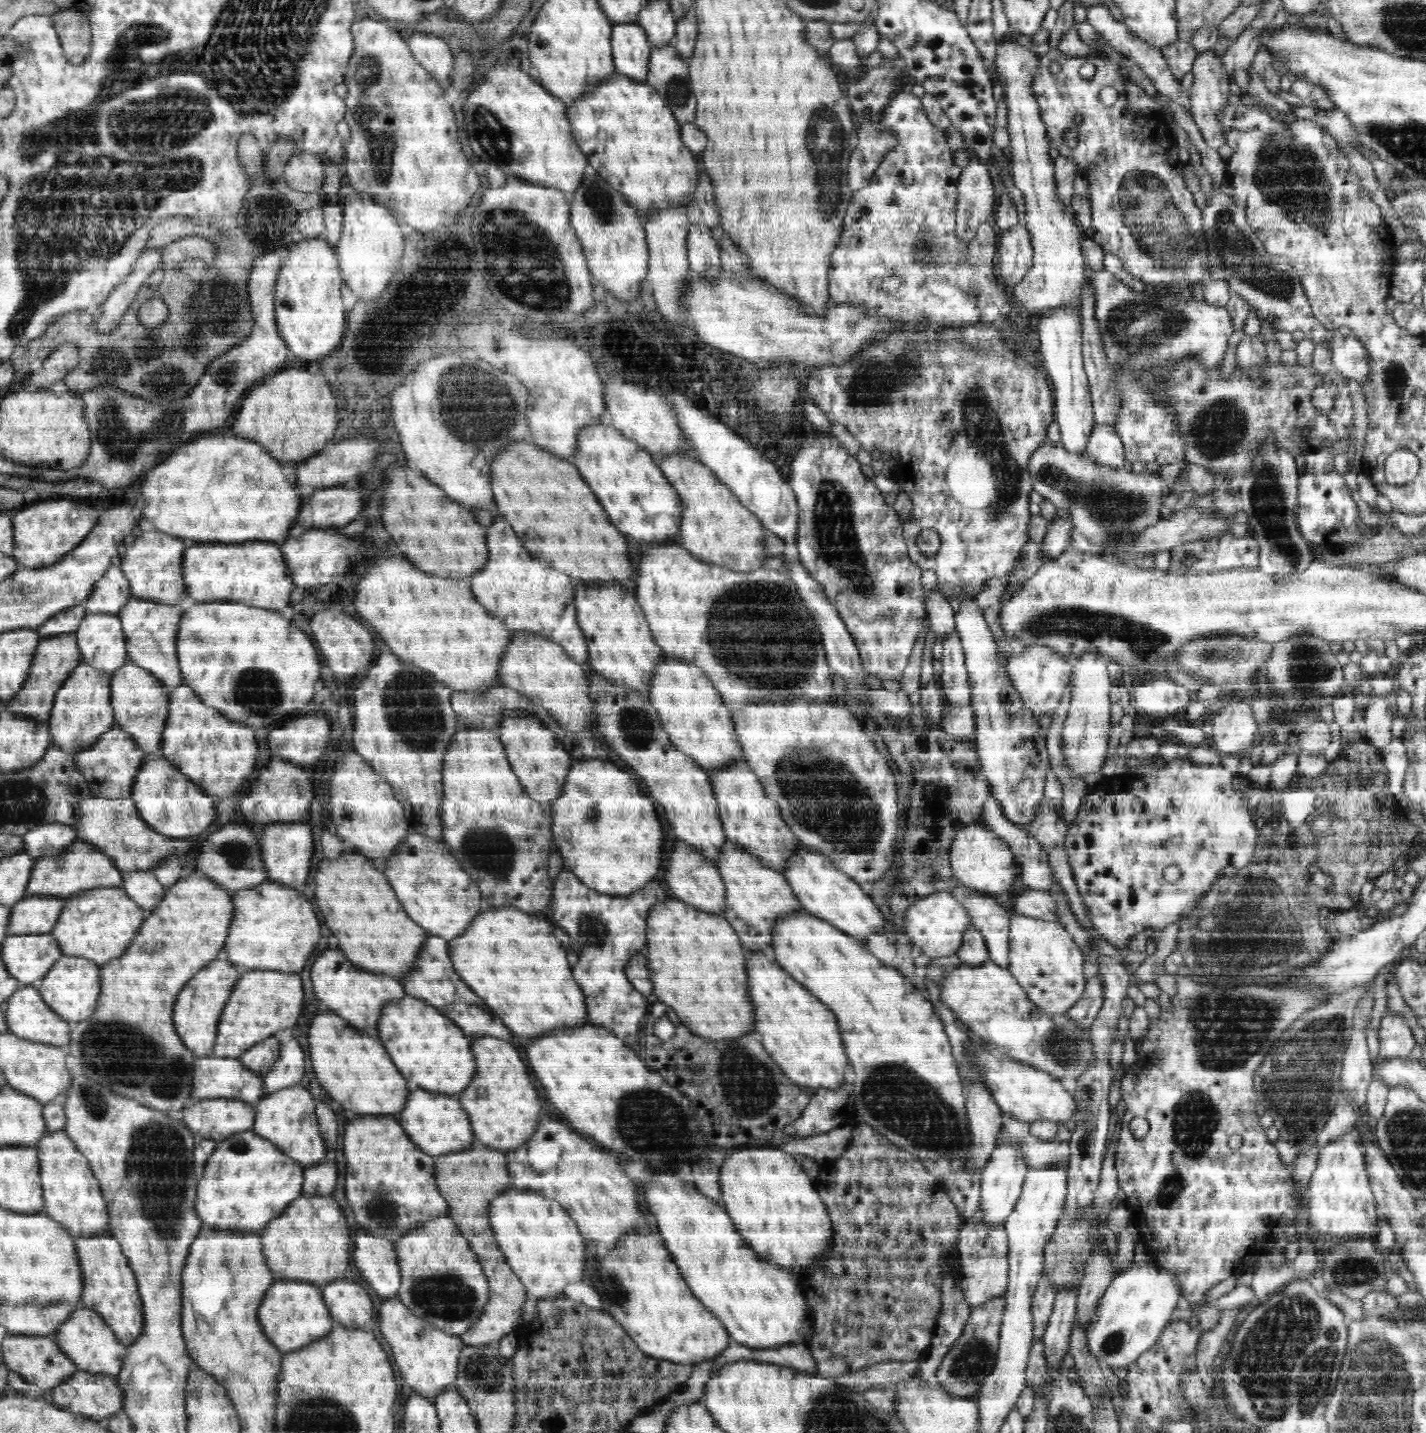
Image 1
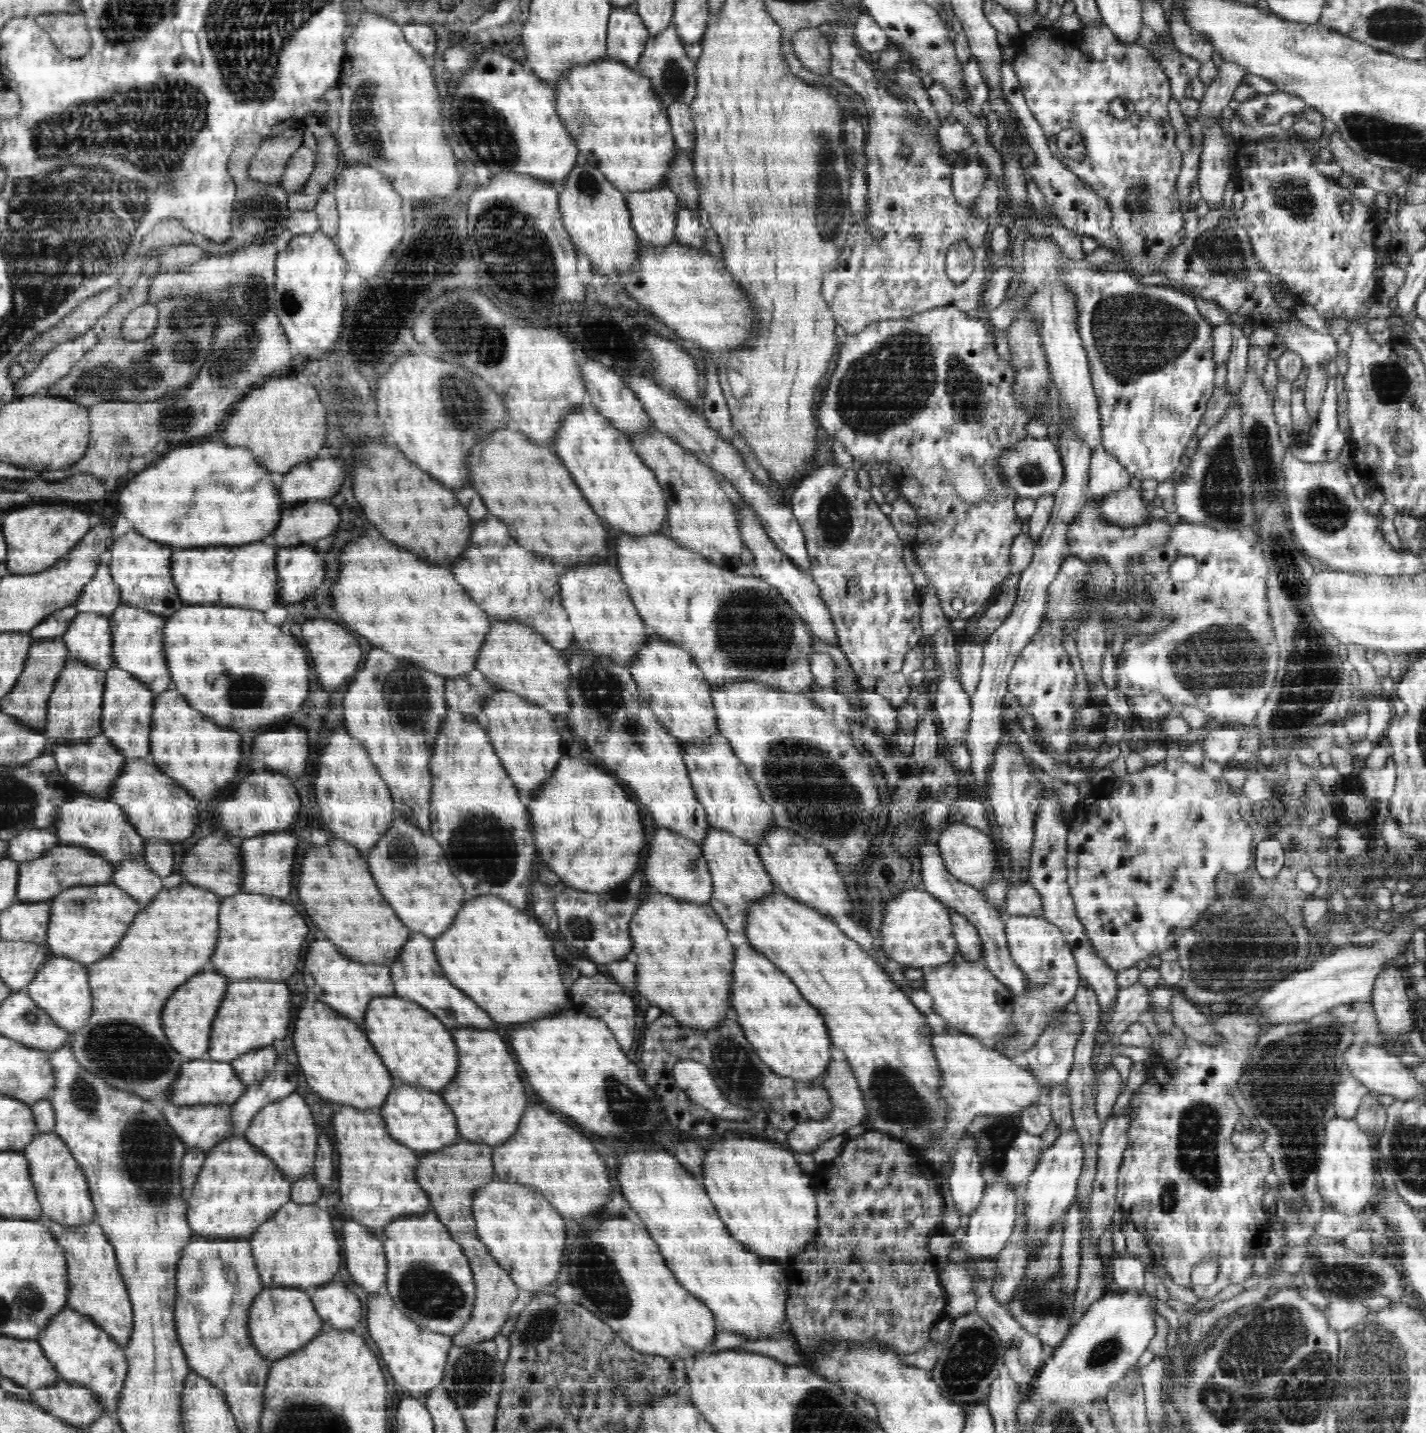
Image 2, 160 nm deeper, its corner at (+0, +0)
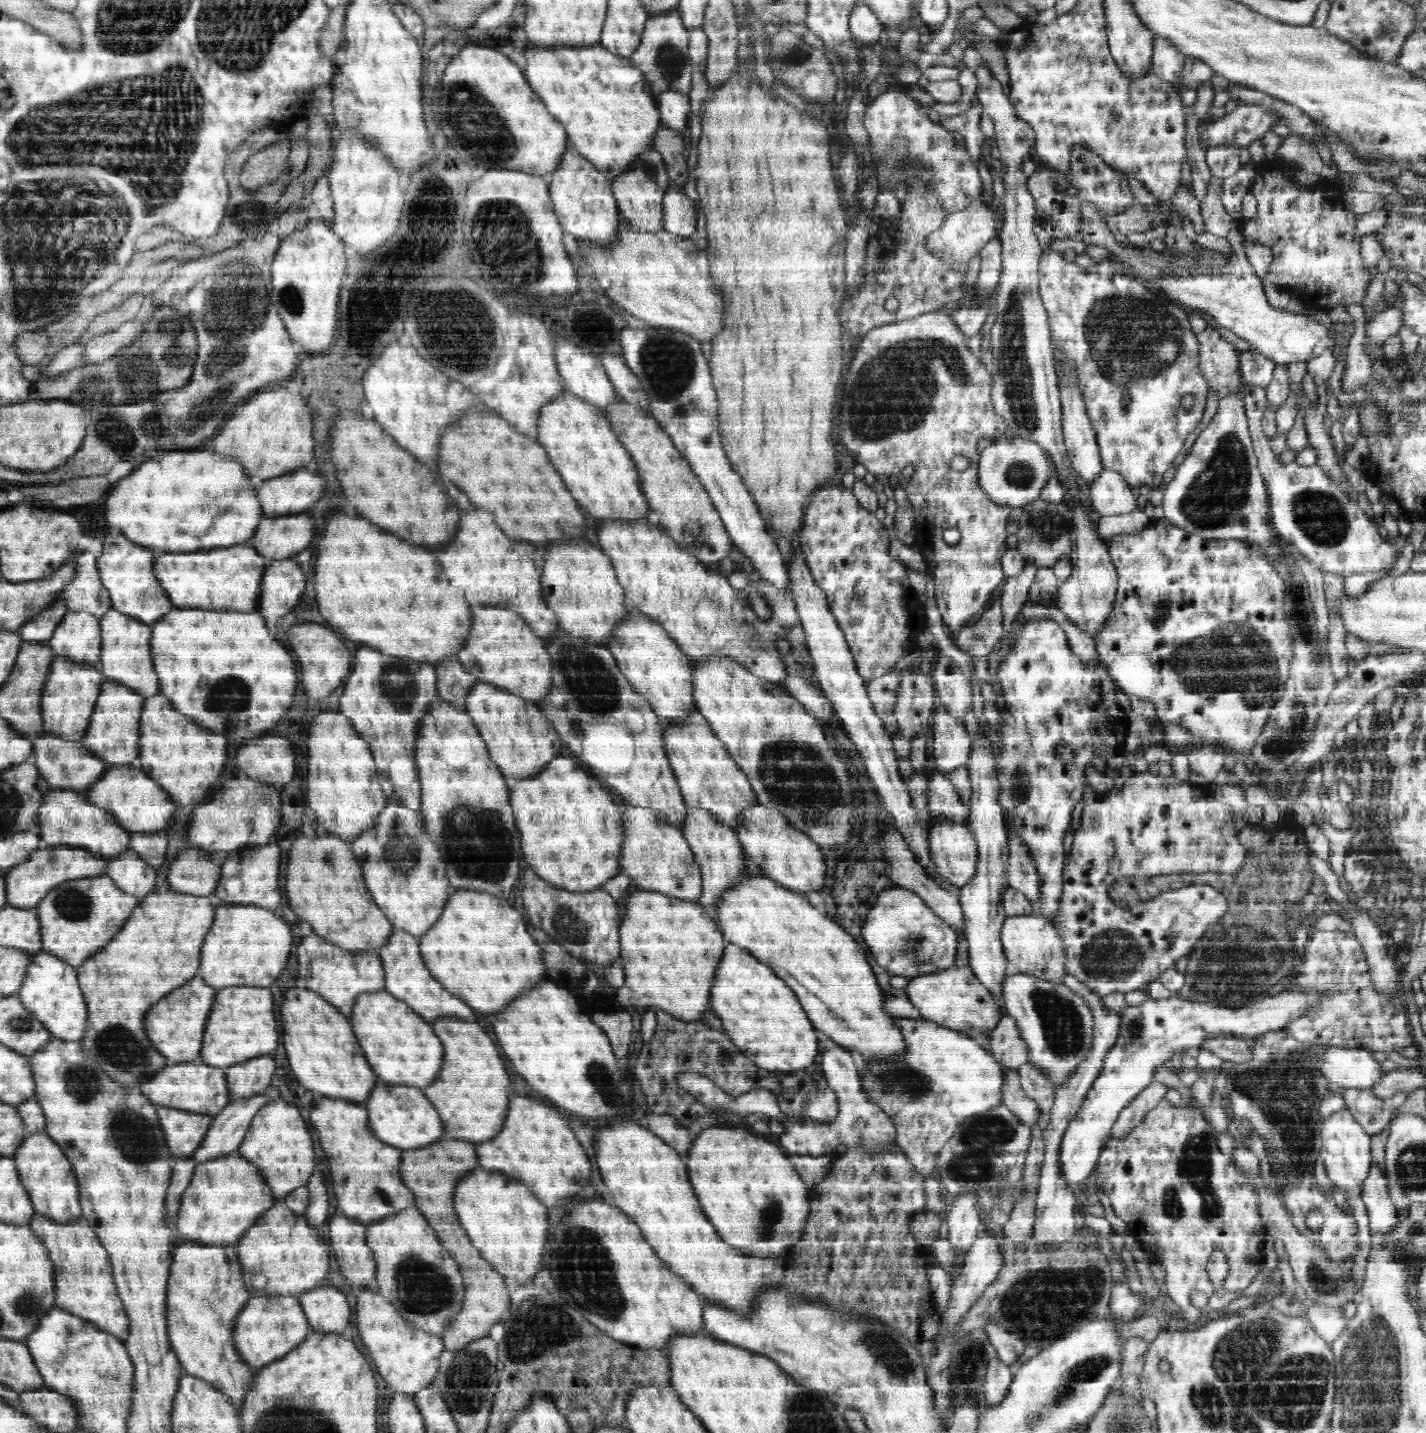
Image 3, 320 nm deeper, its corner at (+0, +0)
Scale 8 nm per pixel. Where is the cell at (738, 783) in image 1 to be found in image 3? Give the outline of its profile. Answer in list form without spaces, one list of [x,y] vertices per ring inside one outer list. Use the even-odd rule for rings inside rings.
[[[694,712],[680,723],[669,723],[664,736],[670,768],[677,777],[686,806],[706,810],[718,822],[736,828],[745,810],[759,804],[749,777],[738,768],[724,743],[717,738],[709,722],[699,712]]]

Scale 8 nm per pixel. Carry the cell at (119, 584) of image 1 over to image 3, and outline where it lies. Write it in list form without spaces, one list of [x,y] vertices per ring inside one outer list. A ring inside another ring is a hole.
[[[80,550],[76,553],[76,578],[65,588],[62,601],[72,612],[88,611],[94,616],[101,617],[111,606],[109,592],[102,586],[97,557],[90,550]]]

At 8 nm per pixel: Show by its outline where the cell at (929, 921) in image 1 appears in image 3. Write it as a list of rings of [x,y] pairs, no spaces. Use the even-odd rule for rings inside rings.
[[[898,886],[884,889],[872,898],[870,912],[863,920],[861,938],[889,976],[913,979],[955,966],[958,940],[954,929],[942,920],[914,891]]]

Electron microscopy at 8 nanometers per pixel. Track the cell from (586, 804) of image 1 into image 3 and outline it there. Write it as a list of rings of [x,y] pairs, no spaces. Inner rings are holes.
[[[557,756],[556,759],[551,760],[546,766],[532,779],[524,779],[516,783],[514,787],[510,789],[510,804],[514,804],[514,820],[518,820],[518,832],[522,835],[521,847],[525,859],[525,864],[534,870],[534,872],[542,880],[545,880],[552,886],[567,890],[568,892],[588,892],[596,889],[600,889],[600,886],[604,885],[604,882],[612,876],[618,874],[620,870],[620,858],[621,858],[621,844],[624,843],[622,838],[625,838],[624,830],[624,813],[620,814],[620,808],[614,804],[612,800],[612,794],[608,794],[606,790],[602,790],[600,782],[596,780],[592,775],[588,776],[584,770],[580,770],[580,767],[576,768],[574,760],[572,758],[566,758],[566,756]]]

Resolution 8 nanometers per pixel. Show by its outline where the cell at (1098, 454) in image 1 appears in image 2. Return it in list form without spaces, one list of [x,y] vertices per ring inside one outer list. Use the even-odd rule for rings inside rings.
[[[1103,443],[1098,444],[1091,454],[1089,466],[1089,496],[1092,501],[1100,502],[1110,492],[1122,492],[1130,487],[1131,477],[1127,470],[1109,452]]]

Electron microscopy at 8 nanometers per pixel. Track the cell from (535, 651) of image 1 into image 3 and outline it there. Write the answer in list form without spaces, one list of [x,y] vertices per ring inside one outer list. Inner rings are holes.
[[[473,607],[472,613],[472,632],[468,640],[465,639],[464,647],[457,652],[458,656],[455,658],[476,678],[477,682],[506,690],[512,695],[520,696],[536,704],[542,702],[553,687],[552,660],[549,657],[548,648],[545,647],[546,640],[539,637],[514,610],[504,607]]]

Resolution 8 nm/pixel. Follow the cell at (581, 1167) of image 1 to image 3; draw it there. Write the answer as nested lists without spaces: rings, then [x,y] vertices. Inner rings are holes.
[[[516,1096],[510,1100],[510,1116],[506,1116],[505,1124],[506,1128],[502,1128],[498,1136],[476,1144],[478,1166],[535,1189],[535,1196],[547,1207],[570,1202],[570,1198],[586,1186],[592,1164],[558,1110],[554,1112],[546,1104]]]

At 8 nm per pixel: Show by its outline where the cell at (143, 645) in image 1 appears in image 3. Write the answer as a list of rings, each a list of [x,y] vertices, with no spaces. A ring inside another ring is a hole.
[[[113,608],[99,617],[99,620],[102,639],[99,659],[104,679],[117,681],[118,684],[125,685],[144,698],[161,694],[161,685],[154,670],[152,657],[153,623],[146,624],[144,621],[134,620],[132,616]]]

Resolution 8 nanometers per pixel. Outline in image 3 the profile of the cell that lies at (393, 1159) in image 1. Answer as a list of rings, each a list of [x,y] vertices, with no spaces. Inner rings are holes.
[[[324,1098],[310,1110],[310,1124],[316,1130],[324,1156],[328,1157],[338,1213],[370,1224],[415,1206],[416,1196],[402,1181],[401,1149],[378,1140],[369,1127],[369,1111],[363,1104]]]

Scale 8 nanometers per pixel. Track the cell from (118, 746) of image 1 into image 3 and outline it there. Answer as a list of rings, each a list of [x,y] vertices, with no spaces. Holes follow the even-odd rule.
[[[47,733],[34,740],[33,760],[51,790],[74,789],[81,792],[88,790],[109,768],[101,757],[94,756],[79,743]]]

